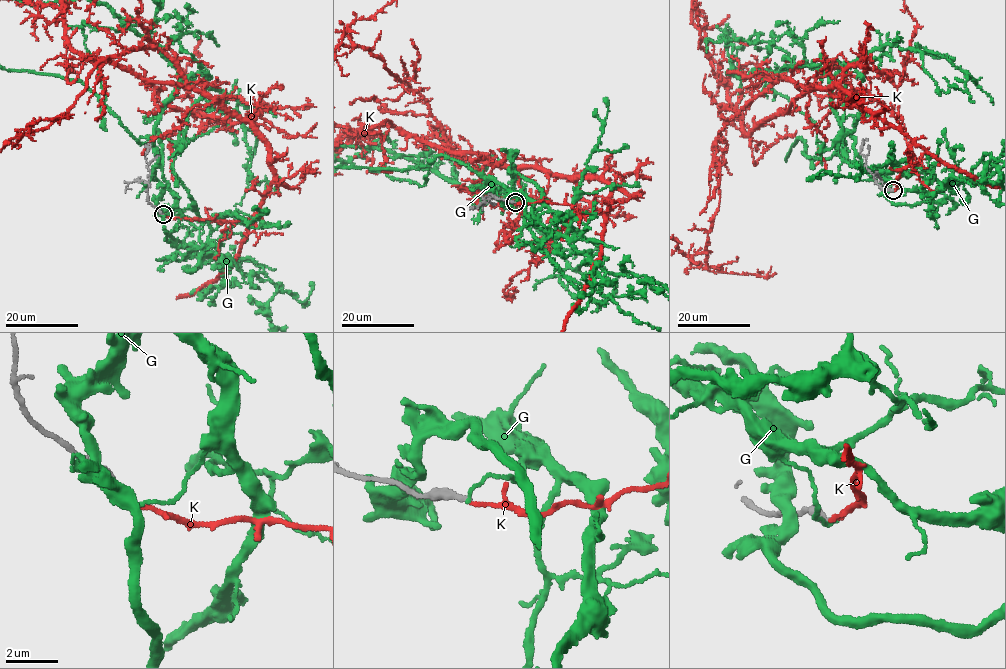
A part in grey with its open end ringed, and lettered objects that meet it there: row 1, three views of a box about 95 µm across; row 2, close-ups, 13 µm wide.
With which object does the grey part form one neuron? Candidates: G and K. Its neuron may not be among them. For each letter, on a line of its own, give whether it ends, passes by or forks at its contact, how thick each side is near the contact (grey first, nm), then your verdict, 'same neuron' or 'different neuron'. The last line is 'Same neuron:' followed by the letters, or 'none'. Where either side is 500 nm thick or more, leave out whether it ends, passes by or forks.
G: it ends | 280/130 nm | different neuron
K: it ends | 240/130 nm | same neuron
Same neuron: K

